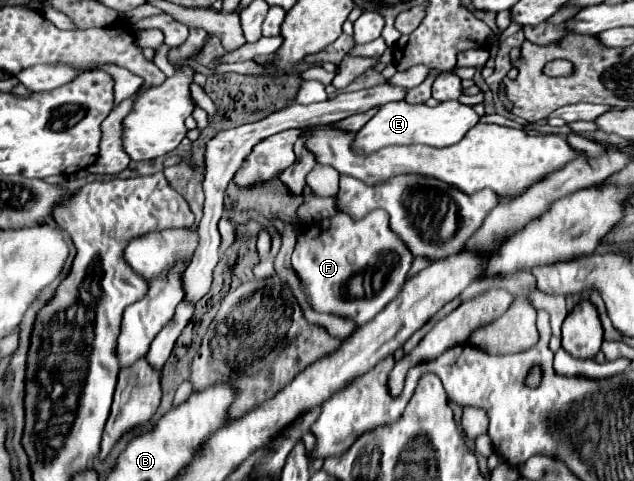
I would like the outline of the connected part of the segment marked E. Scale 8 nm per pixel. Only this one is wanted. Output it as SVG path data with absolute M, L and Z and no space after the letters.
M392 101L378 109L378 113L356 133L354 149L360 153L374 153L388 145L410 145L422 143L430 147L448 147L458 143L466 131L470 131L478 123L478 115L472 107L466 107L458 101L444 101L436 107L426 105L410 105L406 101Z

